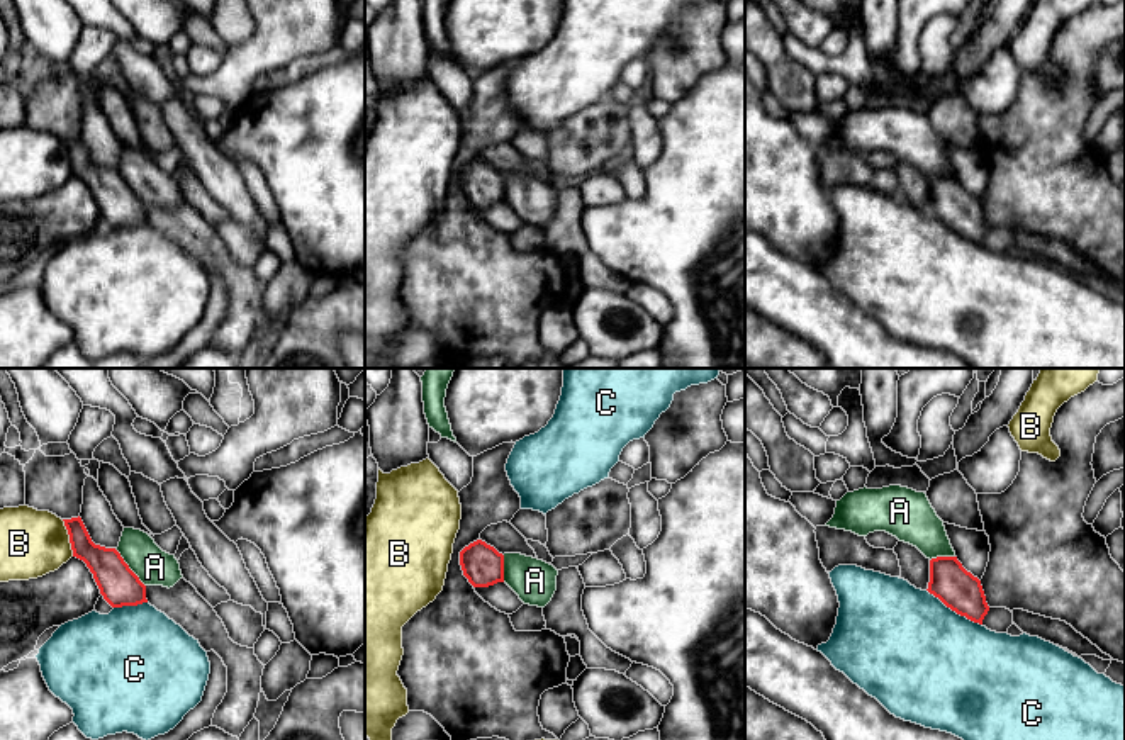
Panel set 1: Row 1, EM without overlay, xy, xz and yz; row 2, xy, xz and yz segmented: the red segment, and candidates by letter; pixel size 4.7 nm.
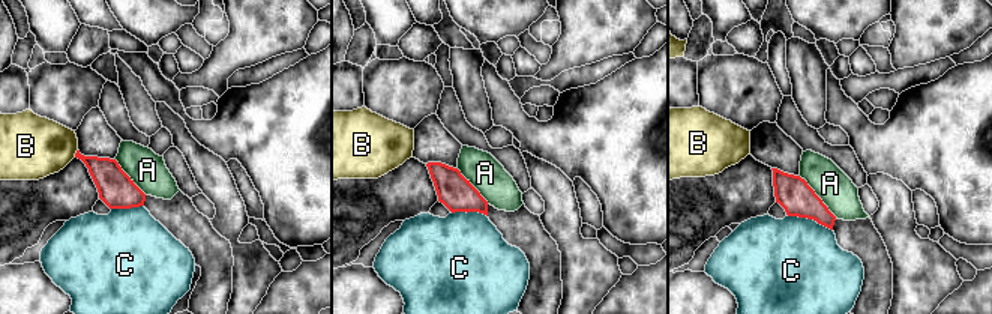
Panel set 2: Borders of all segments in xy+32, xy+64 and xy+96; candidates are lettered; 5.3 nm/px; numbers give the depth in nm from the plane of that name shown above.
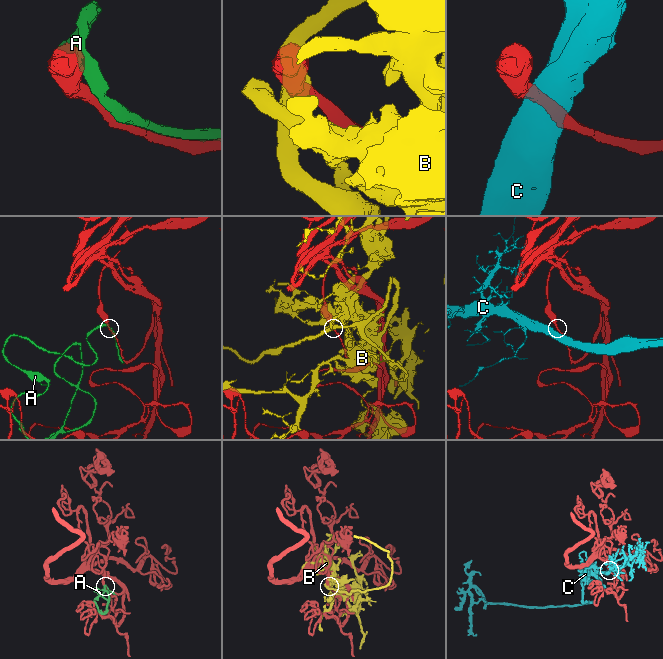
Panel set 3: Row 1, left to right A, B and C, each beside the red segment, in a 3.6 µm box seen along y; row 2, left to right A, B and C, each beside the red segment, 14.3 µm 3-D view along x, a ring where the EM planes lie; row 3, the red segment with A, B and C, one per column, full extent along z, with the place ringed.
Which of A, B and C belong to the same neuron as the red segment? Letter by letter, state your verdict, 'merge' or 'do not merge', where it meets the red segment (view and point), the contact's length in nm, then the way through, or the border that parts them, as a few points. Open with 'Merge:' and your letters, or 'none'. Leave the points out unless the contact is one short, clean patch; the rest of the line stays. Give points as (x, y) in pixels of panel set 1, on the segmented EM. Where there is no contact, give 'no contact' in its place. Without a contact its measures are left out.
Merge: A
A: merge; meets red in xy at (129, 569); contact 220 nm long
B: do not merge; meets red in xy at (70, 538); contact 190 nm long
C: do not merge; meets red in yz at (954, 610); contact 320 nm long

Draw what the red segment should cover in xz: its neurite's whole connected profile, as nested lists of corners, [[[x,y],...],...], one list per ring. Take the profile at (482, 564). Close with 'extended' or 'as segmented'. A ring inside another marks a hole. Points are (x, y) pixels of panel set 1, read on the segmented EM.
[[[482,540],[460,552],[460,565],[473,587],[506,582],[529,606],[545,608],[557,591],[553,565],[521,553],[502,555]]]; extended

